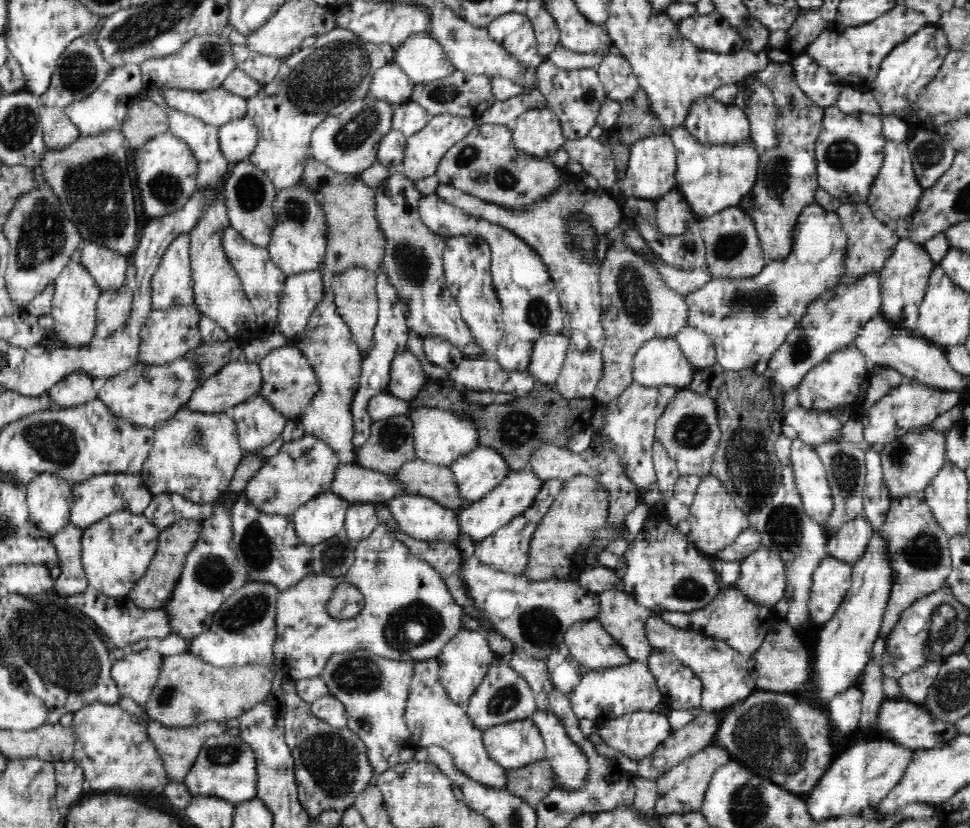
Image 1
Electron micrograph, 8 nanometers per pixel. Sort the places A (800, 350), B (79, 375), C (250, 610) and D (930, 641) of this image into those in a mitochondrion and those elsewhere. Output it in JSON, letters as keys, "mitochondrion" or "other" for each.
{"A":"mitochondrion","B":"other","C":"mitochondrion","D":"other"}

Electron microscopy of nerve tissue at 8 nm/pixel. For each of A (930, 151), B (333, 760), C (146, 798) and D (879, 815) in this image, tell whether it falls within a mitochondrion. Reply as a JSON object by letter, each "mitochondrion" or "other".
{"A":"mitochondrion","B":"mitochondrion","C":"other","D":"other"}

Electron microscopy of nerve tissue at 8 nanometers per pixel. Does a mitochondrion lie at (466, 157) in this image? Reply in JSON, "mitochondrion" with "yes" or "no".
{"mitochondrion":"yes"}

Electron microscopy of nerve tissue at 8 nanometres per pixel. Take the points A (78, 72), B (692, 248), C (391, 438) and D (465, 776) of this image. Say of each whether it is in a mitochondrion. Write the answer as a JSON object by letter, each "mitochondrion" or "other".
{"A":"mitochondrion","B":"mitochondrion","C":"mitochondrion","D":"other"}

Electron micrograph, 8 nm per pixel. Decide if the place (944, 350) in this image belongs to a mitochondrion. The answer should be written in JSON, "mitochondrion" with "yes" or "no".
{"mitochondrion":"no"}

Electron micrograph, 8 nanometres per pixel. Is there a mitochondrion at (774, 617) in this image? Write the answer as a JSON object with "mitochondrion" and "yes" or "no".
{"mitochondrion":"no"}

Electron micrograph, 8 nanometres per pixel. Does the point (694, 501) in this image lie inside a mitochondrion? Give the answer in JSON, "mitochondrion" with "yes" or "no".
{"mitochondrion":"no"}

